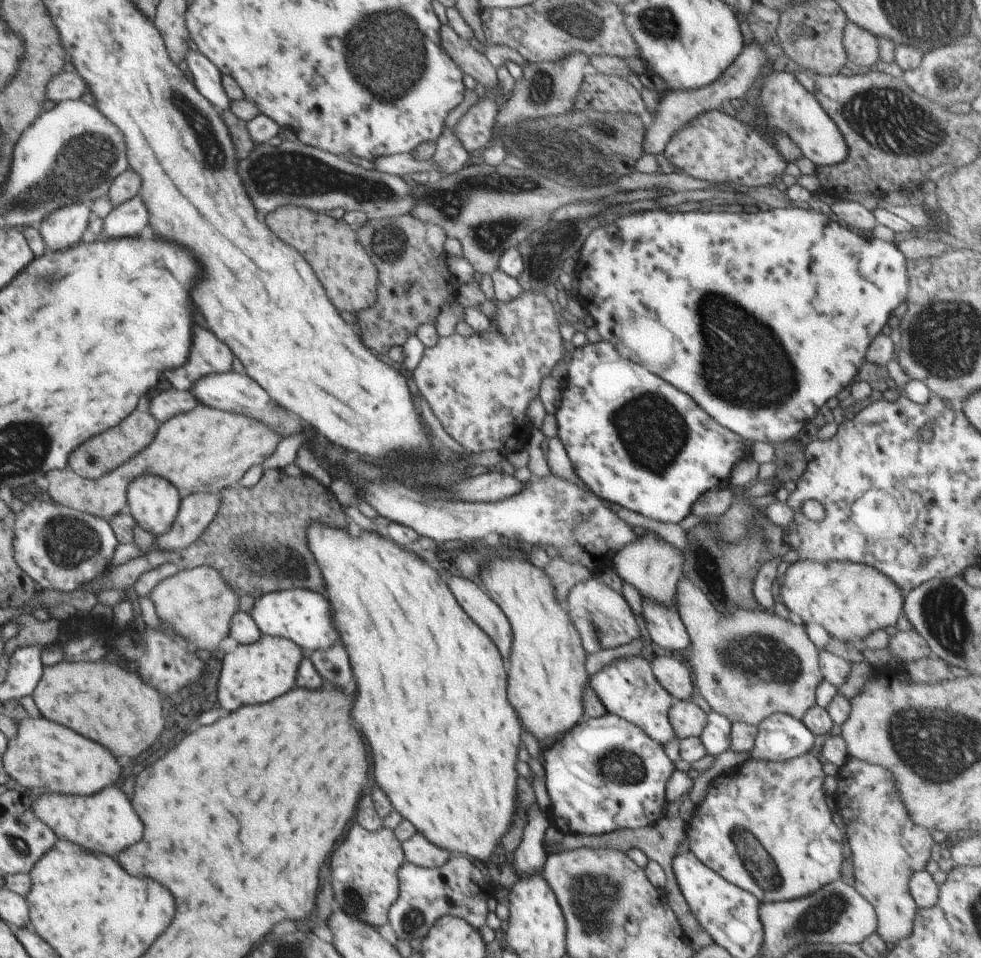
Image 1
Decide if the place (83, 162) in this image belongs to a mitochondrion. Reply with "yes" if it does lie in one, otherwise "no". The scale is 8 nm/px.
yes

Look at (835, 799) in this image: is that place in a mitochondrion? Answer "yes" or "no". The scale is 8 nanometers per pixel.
no

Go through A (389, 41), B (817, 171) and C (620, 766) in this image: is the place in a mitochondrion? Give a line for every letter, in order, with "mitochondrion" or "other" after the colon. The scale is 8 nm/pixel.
A: mitochondrion
B: other
C: mitochondrion

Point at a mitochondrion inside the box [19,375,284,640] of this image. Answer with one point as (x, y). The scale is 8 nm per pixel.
(69, 540)

